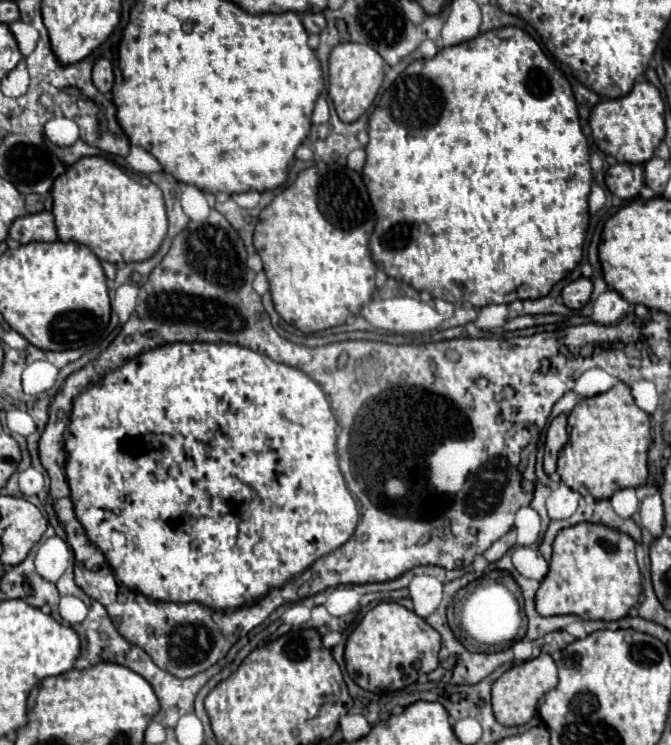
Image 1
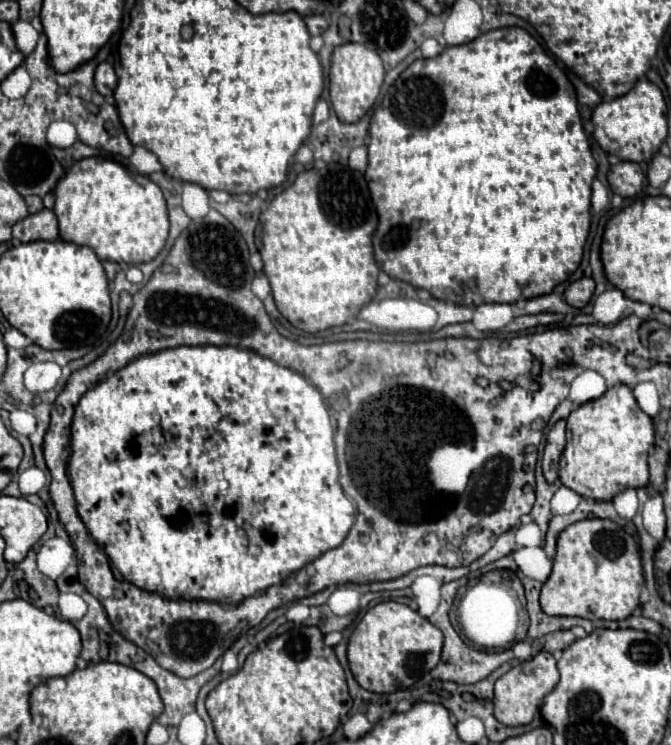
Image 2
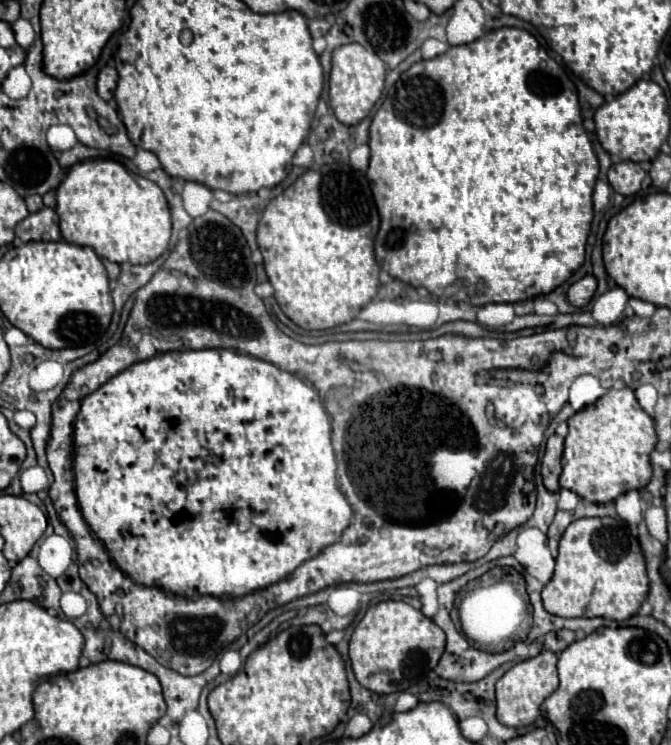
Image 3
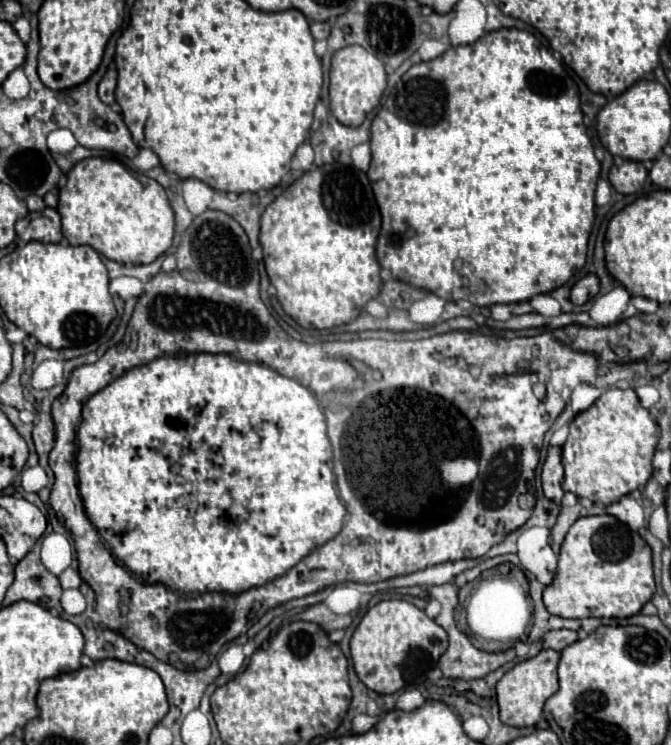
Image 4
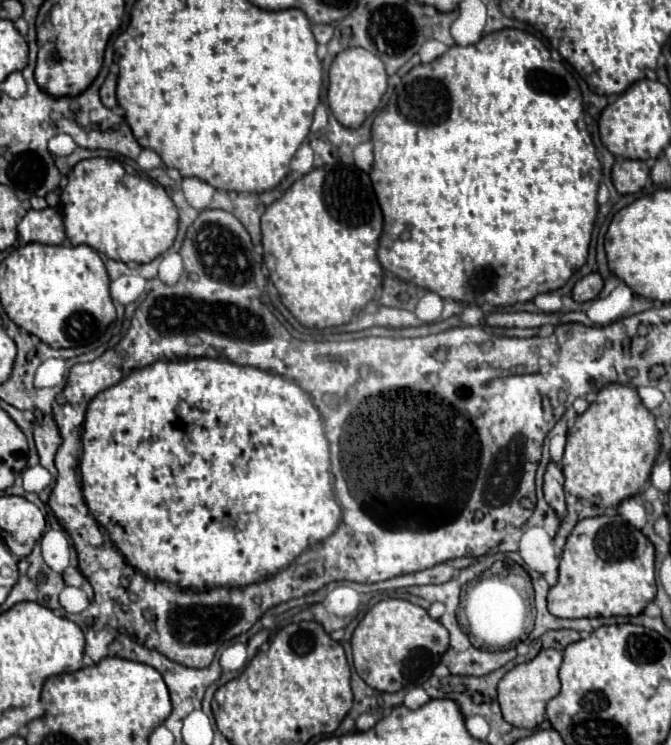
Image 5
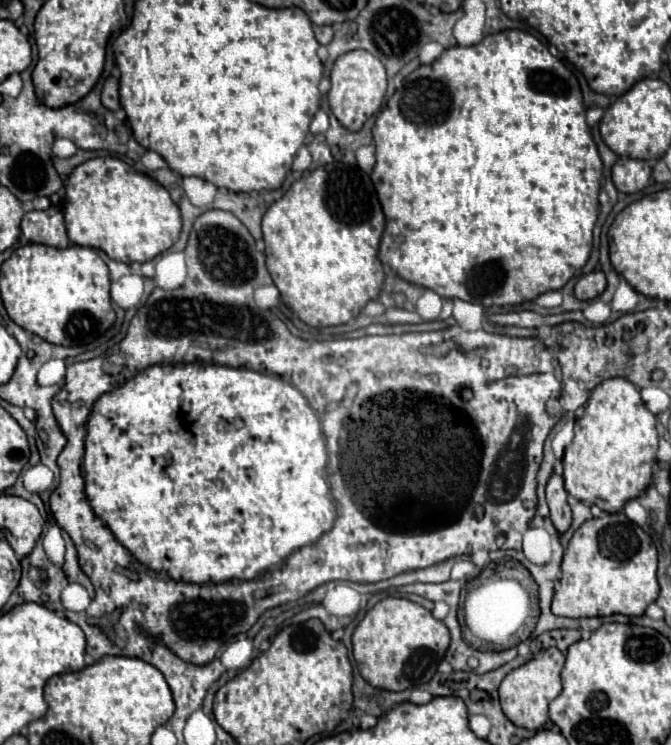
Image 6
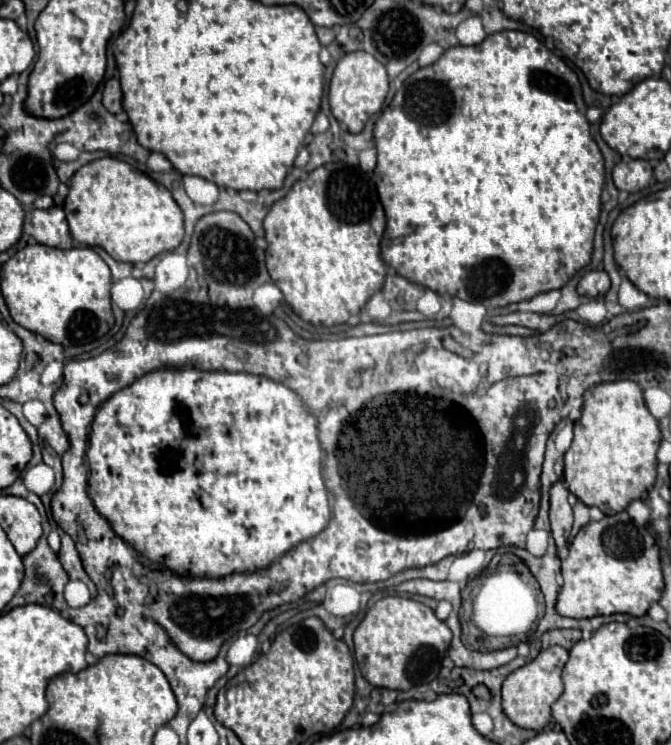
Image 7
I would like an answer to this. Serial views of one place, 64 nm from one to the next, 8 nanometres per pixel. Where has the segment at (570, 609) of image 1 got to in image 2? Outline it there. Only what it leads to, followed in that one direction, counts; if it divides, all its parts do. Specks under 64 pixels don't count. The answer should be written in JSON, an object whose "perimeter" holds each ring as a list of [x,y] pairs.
{"perimeter":[[[580,520],[564,528],[558,536],[552,574],[542,586],[540,606],[542,612],[550,616],[580,616],[586,620],[624,620],[640,606],[638,596],[644,588],[642,582],[644,576],[636,548],[636,538],[612,520]]]}

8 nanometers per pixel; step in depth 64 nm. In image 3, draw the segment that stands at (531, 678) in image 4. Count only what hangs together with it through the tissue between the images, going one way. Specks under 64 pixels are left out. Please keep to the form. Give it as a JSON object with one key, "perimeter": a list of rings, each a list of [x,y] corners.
{"perimeter":[[[542,650],[536,658],[514,664],[498,682],[496,682],[496,718],[506,726],[530,726],[538,714],[544,698],[548,698],[558,688],[556,672],[556,654]]]}

